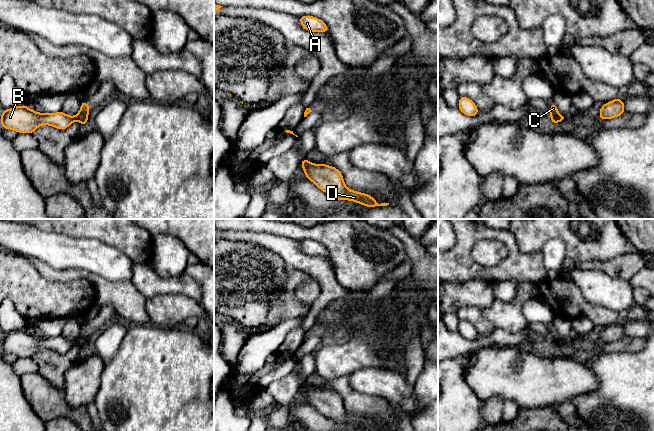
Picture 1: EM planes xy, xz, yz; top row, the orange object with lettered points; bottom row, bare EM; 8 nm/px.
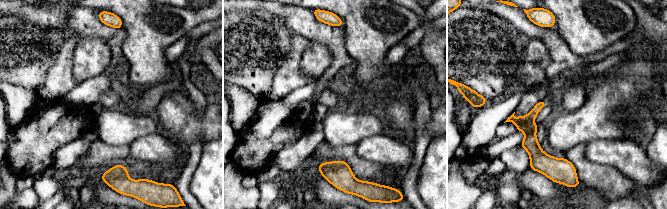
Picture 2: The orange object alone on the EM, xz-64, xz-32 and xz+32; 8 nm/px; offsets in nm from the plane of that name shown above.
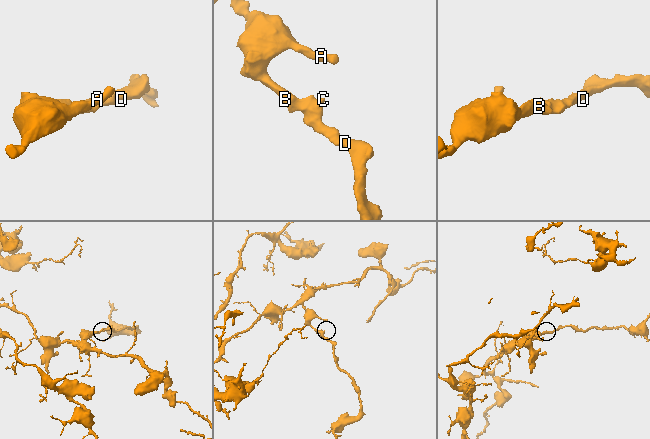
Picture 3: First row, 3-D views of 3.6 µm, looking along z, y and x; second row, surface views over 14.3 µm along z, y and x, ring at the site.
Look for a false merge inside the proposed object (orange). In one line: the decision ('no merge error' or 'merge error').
no merge error

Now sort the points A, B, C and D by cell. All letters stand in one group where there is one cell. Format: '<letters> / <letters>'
A B C D

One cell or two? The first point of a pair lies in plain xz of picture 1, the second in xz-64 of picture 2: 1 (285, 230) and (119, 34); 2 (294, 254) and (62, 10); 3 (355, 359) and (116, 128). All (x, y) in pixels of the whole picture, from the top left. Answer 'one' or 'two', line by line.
1: two
2: two
3: one

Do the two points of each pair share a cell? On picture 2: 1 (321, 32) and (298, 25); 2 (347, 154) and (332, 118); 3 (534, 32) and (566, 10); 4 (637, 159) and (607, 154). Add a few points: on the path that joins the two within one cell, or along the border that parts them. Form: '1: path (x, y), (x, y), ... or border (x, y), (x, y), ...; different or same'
1: path (315, 30), (304, 25); same
2: border (324, 140), (334, 146), (354, 145); different
3: border (553, 26), (567, 45); different
4: path (630, 159), (625, 160), (619, 154), (614, 154); same

